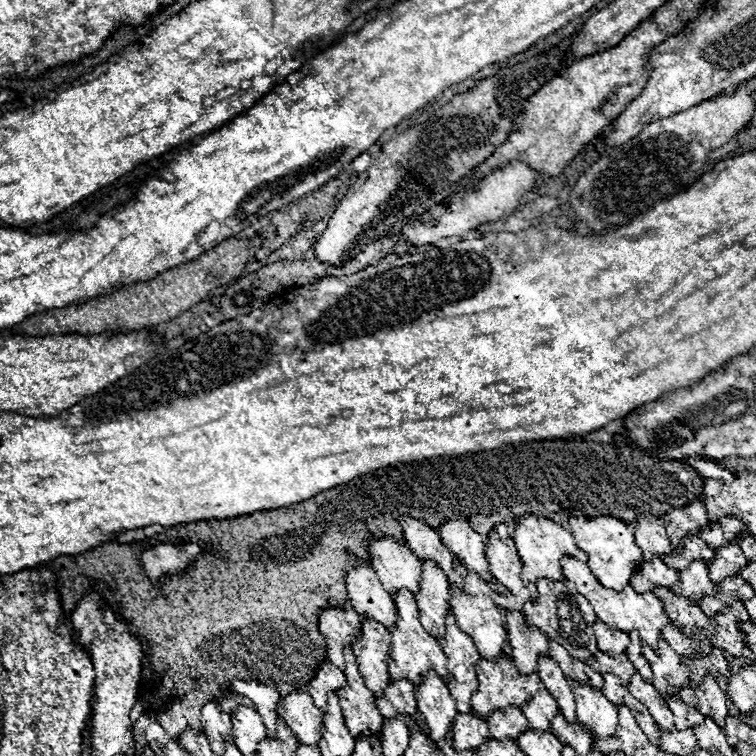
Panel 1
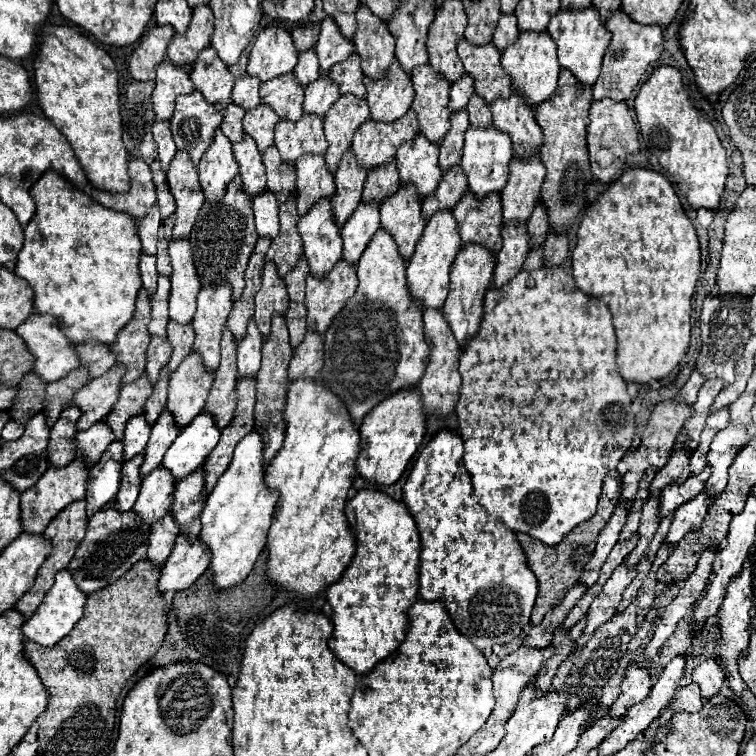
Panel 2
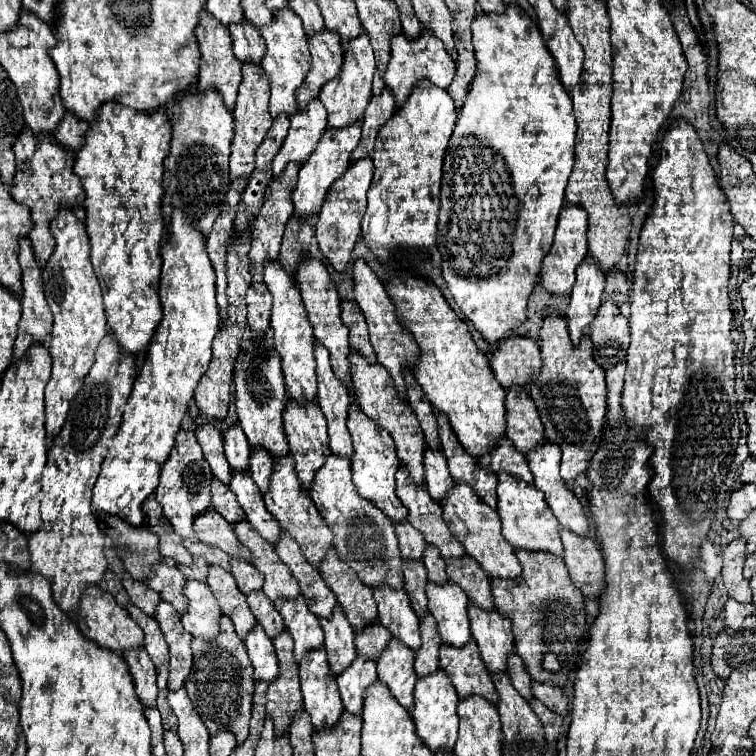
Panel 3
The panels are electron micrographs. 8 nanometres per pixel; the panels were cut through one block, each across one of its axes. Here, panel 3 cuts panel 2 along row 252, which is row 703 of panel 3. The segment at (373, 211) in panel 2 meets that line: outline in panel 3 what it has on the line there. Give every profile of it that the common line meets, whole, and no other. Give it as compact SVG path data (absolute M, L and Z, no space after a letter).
M356 656L352 664L336 678L344 708L350 714L362 712L362 696L376 682L376 662L366 656Z

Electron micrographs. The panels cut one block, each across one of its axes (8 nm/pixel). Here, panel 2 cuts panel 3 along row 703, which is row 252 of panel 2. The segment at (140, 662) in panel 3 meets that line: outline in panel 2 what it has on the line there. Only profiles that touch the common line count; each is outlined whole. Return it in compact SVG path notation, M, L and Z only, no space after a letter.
M154 206L150 210L150 214L138 224L138 236L142 240L142 254L146 254L146 256L156 254L158 226L160 226L160 210L158 210L158 206Z

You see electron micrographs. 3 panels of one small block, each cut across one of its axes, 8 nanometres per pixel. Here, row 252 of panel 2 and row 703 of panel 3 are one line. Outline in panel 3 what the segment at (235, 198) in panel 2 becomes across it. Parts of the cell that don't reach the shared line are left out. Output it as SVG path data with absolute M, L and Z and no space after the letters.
M222 614L220 616L220 634L214 640L192 638L192 654L194 664L190 676L184 684L188 690L190 700L196 706L200 718L210 734L218 730L230 730L236 736L236 742L242 744L248 736L248 722L250 722L250 708L252 708L252 694L254 694L254 676L252 664L246 654L244 642L236 636L232 620Z

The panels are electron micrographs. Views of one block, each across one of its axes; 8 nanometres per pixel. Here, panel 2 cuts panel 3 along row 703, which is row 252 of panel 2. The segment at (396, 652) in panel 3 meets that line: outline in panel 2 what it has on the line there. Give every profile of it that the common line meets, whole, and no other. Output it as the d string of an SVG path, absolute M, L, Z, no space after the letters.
M400 186L398 192L380 204L380 228L390 232L404 262L414 254L414 246L422 236L426 222L420 214L420 198L416 188Z

